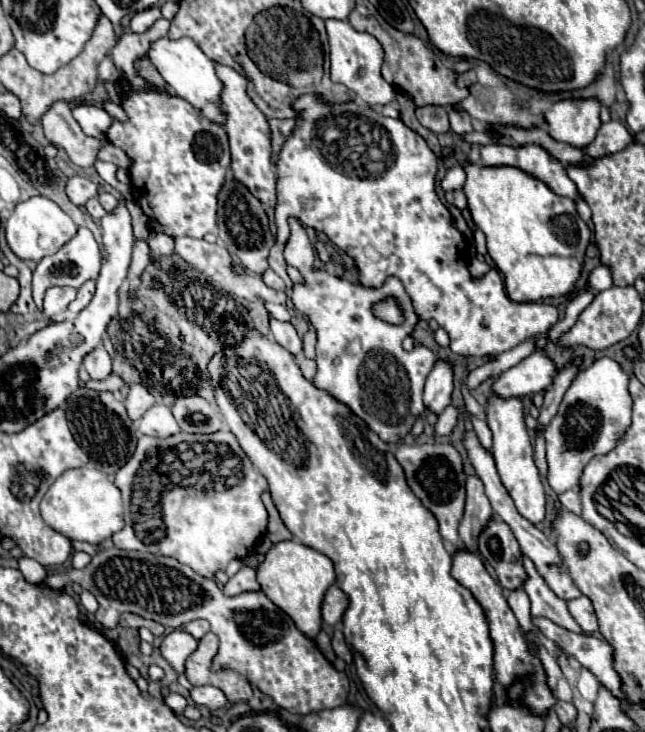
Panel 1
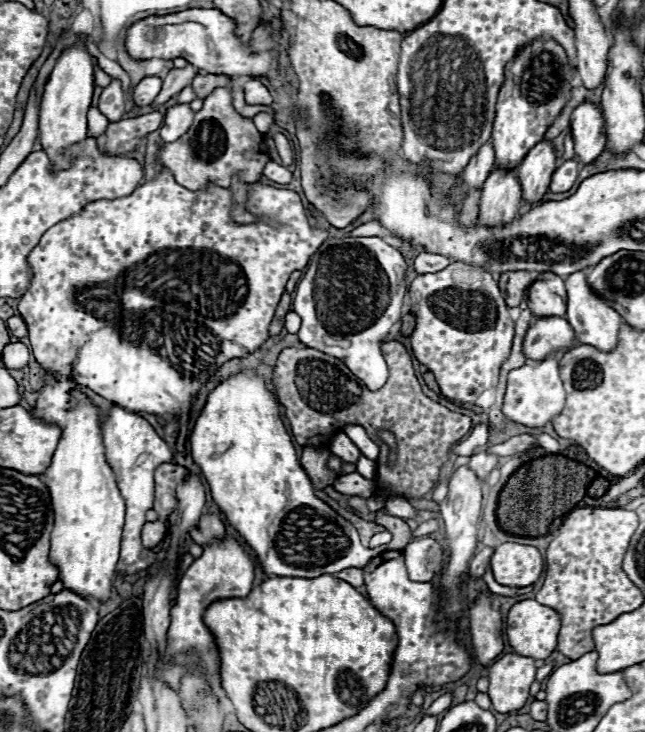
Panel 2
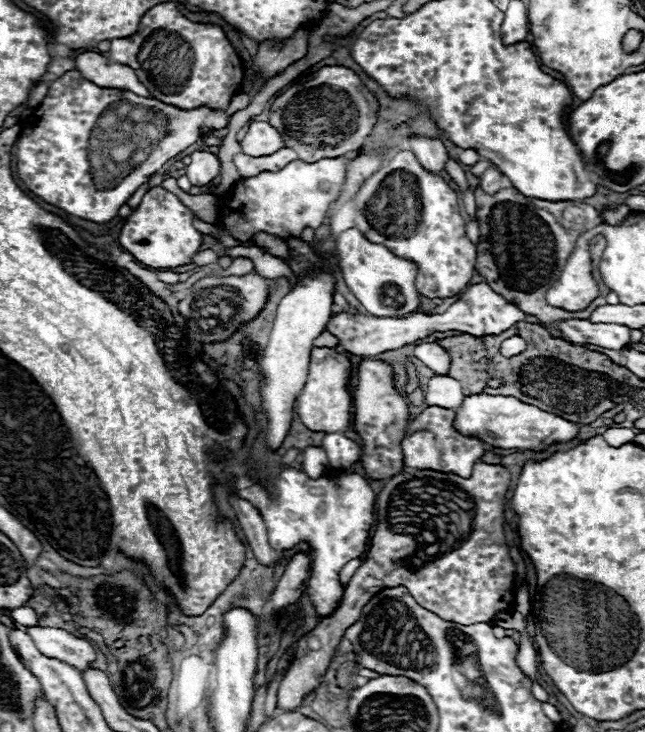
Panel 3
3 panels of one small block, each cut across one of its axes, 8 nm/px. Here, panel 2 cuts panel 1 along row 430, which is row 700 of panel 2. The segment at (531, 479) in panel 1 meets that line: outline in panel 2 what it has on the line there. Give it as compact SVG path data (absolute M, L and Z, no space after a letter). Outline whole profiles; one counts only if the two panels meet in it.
M504 654L490 666L488 696L500 714L520 710L530 698L530 684L534 682L534 660L520 654Z

